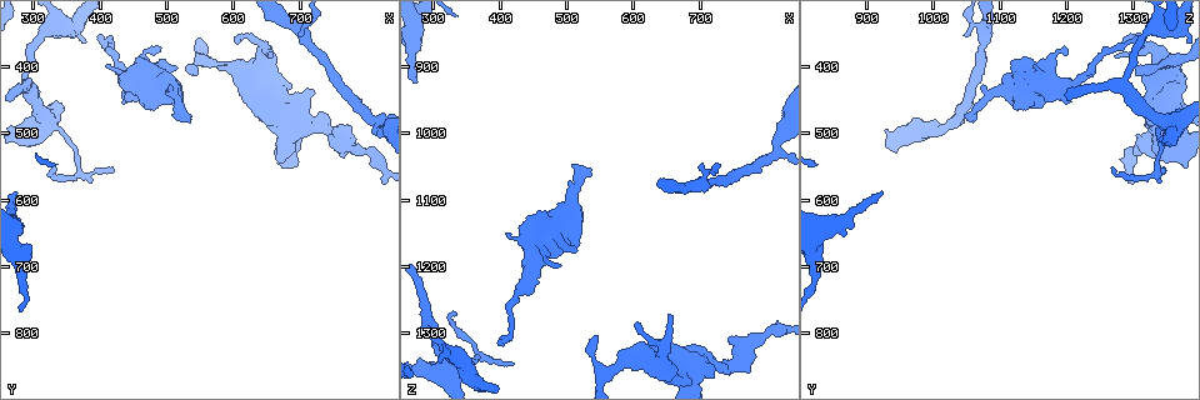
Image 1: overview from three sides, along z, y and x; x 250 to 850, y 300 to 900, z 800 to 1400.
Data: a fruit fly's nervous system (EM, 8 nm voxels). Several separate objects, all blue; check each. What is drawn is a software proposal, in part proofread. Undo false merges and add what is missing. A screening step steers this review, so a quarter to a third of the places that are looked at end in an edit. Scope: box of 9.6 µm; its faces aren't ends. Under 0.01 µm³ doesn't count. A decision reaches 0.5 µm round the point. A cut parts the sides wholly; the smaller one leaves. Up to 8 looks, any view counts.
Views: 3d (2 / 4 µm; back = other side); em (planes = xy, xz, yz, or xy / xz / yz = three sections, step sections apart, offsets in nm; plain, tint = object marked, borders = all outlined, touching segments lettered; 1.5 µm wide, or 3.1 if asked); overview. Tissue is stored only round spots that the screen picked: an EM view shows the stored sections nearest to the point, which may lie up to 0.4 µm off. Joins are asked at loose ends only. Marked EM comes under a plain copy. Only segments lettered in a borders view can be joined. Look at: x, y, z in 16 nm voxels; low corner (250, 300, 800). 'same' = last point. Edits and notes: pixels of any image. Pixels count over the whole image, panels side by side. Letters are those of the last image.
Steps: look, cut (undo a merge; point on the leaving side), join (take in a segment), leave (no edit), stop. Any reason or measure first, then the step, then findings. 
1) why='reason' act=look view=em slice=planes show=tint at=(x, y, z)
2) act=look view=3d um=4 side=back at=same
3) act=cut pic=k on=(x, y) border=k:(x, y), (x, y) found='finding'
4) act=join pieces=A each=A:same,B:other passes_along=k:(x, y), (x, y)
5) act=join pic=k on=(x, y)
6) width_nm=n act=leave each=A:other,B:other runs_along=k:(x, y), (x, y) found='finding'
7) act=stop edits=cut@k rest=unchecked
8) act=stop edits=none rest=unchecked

why='an open end' act=look view=3d um=4 at=(535, 480, 1060)

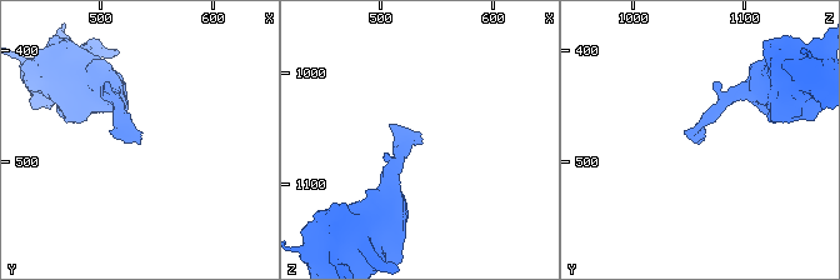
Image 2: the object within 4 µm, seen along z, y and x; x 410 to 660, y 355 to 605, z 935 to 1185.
act=look view=em slice=planes show=borders at=(536, 480, 1060)

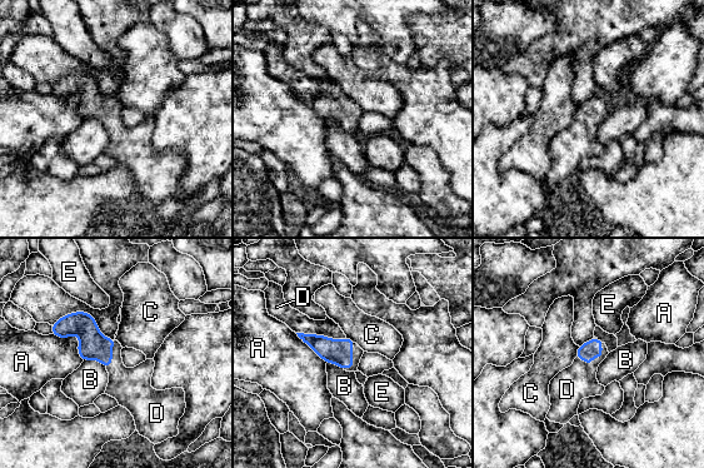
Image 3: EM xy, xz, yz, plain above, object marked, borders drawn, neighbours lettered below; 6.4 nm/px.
width_nm=120 longest_contact=A:260nm act=join pieces=D each=A:other,B:other,C:other,D:same,E:other found='the neuron continues'

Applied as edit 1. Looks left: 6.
act=look view=em slice=xz step=4 show=borders at=(515, 405, 1175)

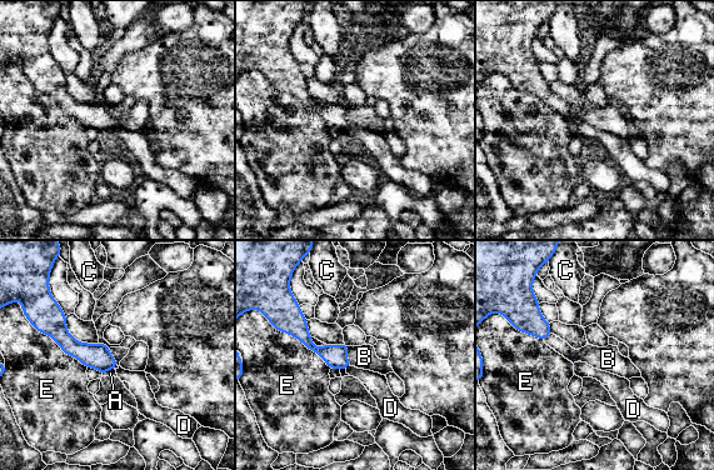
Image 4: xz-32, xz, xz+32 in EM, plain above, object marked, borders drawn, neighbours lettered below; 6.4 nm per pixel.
why='another direction' act=look view=em slice=planes show=borders at=same

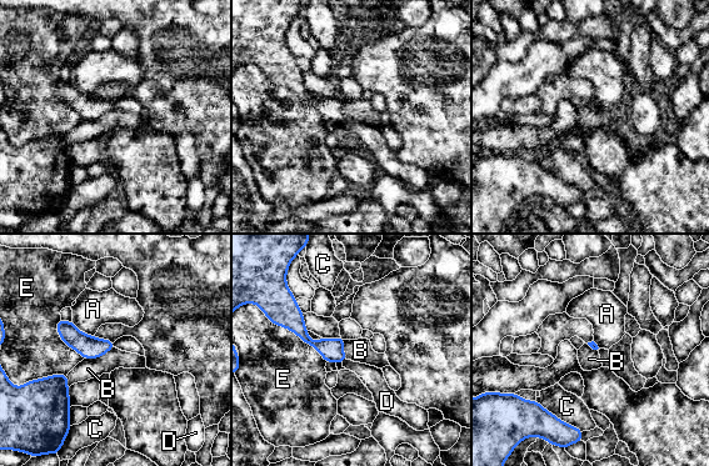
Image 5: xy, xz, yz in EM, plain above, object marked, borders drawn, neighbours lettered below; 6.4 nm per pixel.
longest_contact=E:440nm act=leave each=A:other,B:other,C:other,D:other,E:other found='no lettered segment goes on from it'

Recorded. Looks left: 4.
why='an open end' act=look view=3d um=4 at=(630, 455, 1310)

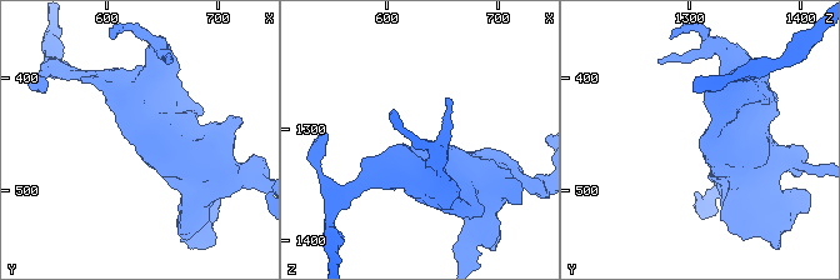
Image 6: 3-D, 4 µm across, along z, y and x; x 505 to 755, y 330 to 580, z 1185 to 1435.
why='now the EM' act=look view=em slice=planes show=borders at=(632, 458, 1306)

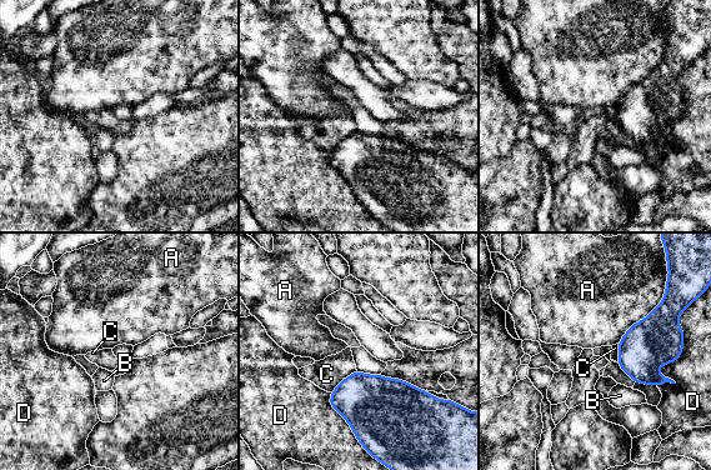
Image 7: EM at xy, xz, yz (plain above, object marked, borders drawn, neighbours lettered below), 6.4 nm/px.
act=leave each=A:other,B:other,C:other,D:other border=7:(356, 370), (346, 376), (331, 393) found='no lettered segment goes on from it'

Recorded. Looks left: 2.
act=stop edits=join@3 rest=unchecked

